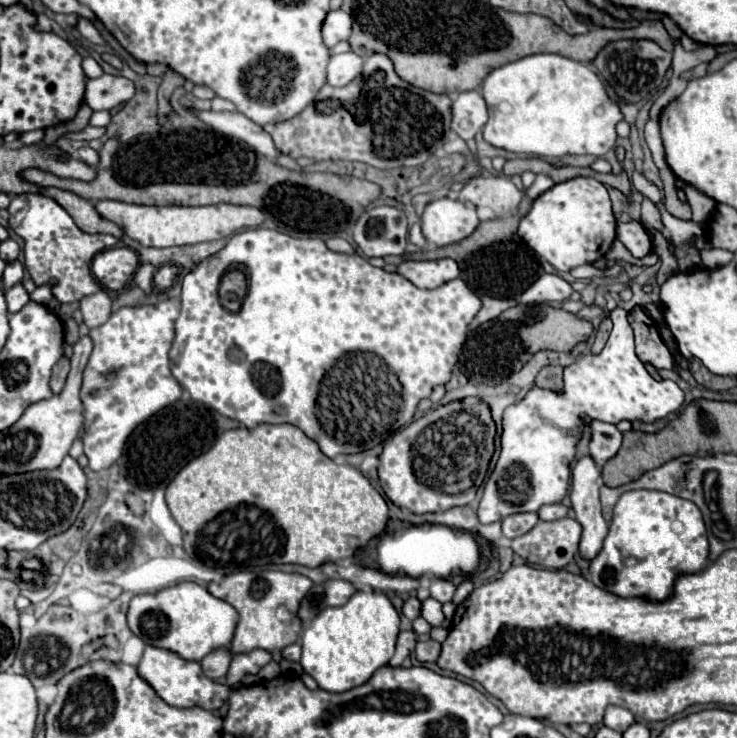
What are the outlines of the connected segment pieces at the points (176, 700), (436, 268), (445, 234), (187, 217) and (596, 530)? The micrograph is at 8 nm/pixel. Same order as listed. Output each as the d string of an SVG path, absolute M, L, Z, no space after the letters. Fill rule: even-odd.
M147 646L145 654L141 658L139 664L139 674L155 688L155 692L171 706L175 708L205 708L205 710L219 710L231 696L231 692L239 686L243 686L241 682L227 686L227 684L219 684L211 678L207 678L201 670L199 662L189 662L183 660L179 656L175 656L175 652L163 650L163 648L155 648L155 646Z
M451 258L431 260L431 262L403 262L397 266L397 272L411 280L419 288L437 288L455 280L459 276L459 266Z
M451 198L429 202L421 216L423 236L435 246L447 246L467 238L477 224L475 208L467 208L463 202Z
M101 200L95 204L97 212L115 222L129 238L137 240L143 246L165 248L165 246L183 246L183 244L199 244L217 238L231 236L241 228L255 228L263 224L263 210L253 206L231 206L231 204L215 204L215 206L139 206L115 200Z
M585 456L575 464L571 484L571 504L577 514L577 522L583 526L579 554L587 560L591 560L591 556L595 556L599 548L603 548L603 540L609 530L601 514L597 478L599 468L591 460L591 456Z

